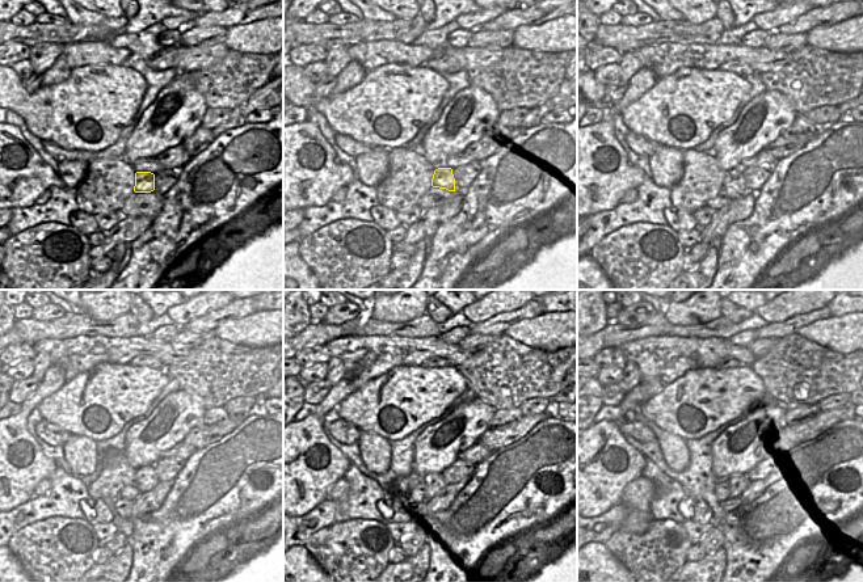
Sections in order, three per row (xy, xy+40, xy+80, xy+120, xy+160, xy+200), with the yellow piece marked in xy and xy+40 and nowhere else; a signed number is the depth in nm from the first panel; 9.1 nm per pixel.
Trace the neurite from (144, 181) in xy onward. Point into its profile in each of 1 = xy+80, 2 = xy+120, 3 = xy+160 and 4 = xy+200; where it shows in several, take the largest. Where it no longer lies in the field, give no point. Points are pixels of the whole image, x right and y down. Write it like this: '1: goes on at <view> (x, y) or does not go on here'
1: goes on at xy+80 (733, 181)
2: goes on at xy+120 (146, 475)
3: goes on at xy+160 (429, 477)
4: goes on at xy+200 (737, 483)

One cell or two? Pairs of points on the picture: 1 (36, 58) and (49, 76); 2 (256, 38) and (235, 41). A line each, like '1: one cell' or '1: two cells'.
1: two cells
2: one cell

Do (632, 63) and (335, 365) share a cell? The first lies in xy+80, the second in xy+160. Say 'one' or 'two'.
one

